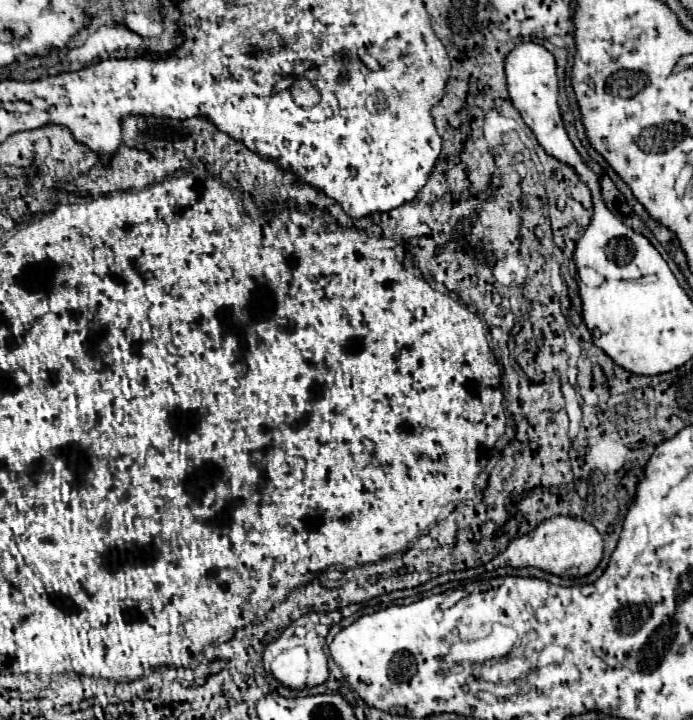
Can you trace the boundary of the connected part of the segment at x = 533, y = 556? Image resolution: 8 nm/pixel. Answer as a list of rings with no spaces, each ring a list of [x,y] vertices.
[[[555,516],[543,524],[539,524],[533,532],[515,538],[503,554],[499,554],[493,562],[497,566],[511,566],[511,568],[539,568],[543,572],[563,576],[567,568],[579,568],[579,574],[589,574],[597,568],[603,556],[603,538],[601,534],[585,520],[577,520],[571,516]]]

